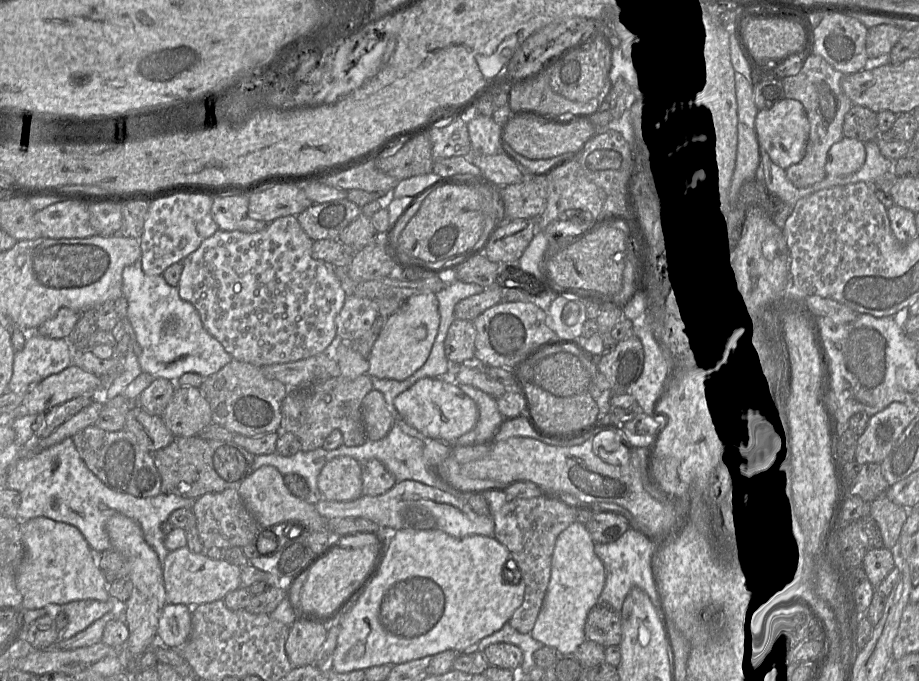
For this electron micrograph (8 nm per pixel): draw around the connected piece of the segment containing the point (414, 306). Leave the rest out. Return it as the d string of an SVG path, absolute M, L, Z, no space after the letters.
M428 292L409 297L393 313L375 341L369 360L369 376L403 381L426 362L440 325L439 301L436 293Z

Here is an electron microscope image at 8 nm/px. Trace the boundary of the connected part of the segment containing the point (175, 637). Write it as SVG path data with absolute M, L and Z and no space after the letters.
M167 603L158 623L157 640L165 646L183 645L191 633L192 607Z

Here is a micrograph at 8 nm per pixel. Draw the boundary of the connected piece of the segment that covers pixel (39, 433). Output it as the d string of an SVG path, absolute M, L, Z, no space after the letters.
M92 395L78 396L36 415L32 424L35 439L48 437L66 420L90 405L93 400L95 399Z

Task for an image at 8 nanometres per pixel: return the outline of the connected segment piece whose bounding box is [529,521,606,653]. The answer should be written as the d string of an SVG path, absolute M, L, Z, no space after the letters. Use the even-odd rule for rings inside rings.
M575 521L558 536L552 554L551 575L541 610L529 633L544 646L555 648L559 653L572 653L586 640L584 627L589 611L598 602L606 583L606 569L596 552L596 540L587 523Z

